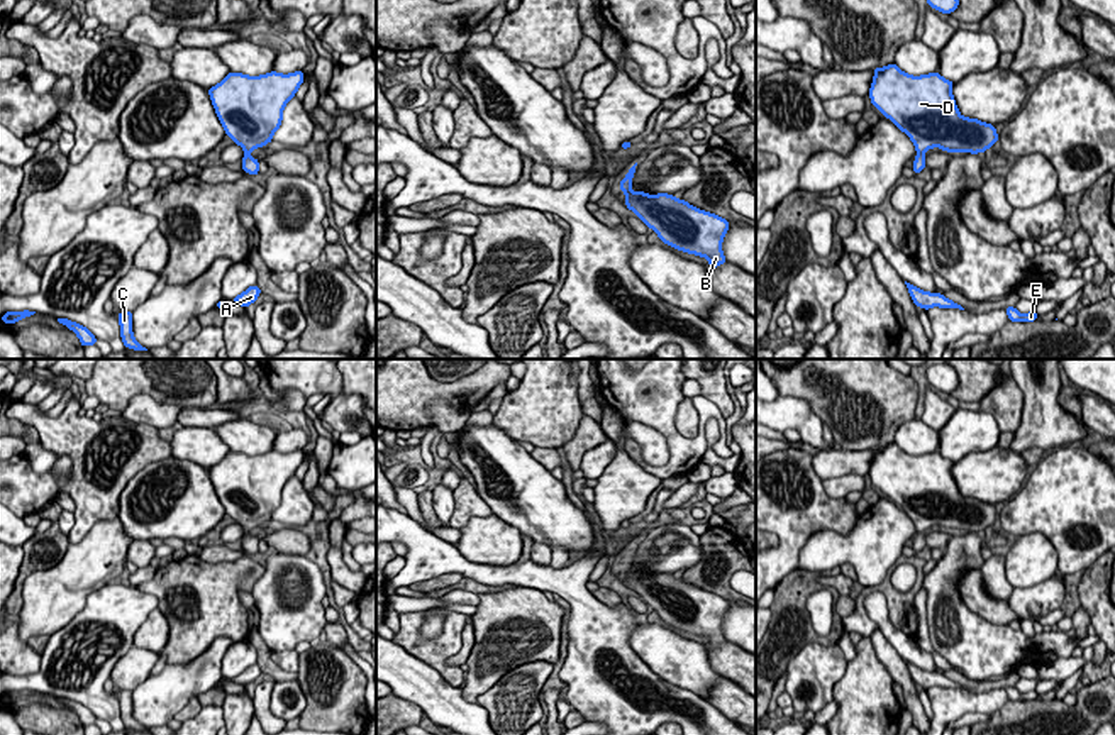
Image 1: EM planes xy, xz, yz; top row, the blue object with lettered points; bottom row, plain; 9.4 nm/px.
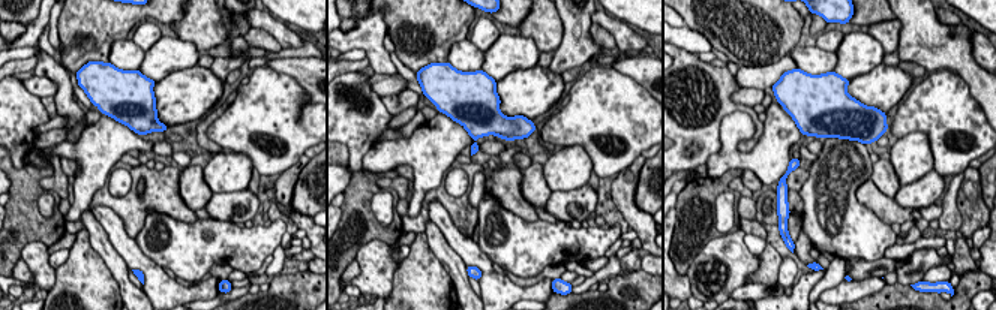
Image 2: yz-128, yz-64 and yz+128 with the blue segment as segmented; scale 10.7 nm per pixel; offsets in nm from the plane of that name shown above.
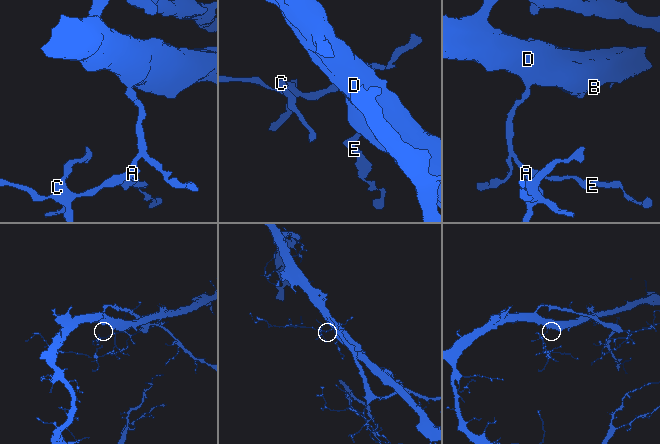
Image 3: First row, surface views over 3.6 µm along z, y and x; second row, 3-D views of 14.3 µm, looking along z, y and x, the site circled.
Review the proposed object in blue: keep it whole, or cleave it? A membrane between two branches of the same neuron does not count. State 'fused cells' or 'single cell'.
single cell

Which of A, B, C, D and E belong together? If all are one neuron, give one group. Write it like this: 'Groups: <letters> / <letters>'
Groups: A B C D E

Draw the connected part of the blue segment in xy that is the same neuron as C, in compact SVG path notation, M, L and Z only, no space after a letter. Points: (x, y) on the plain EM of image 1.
M120 691L117 694L119 703L120 703L120 715L122 721L125 727L134 728L134 730L147 730L144 725L141 725L132 713L132 691Z

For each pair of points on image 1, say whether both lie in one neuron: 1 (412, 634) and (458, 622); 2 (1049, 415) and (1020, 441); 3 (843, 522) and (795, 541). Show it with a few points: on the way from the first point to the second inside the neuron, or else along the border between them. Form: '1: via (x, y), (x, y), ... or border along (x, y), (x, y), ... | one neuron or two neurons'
1: via (424, 642), (438, 642), (446, 634) | one neuron
2: via (1042, 422), (1027, 436) | one neuron
3: via (831, 520), (815, 520), (807, 529) | one neuron

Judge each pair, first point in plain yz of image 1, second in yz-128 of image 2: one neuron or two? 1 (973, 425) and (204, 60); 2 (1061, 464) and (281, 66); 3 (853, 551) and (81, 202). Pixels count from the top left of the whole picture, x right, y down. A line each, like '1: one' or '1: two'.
1: two
2: two
3: one

